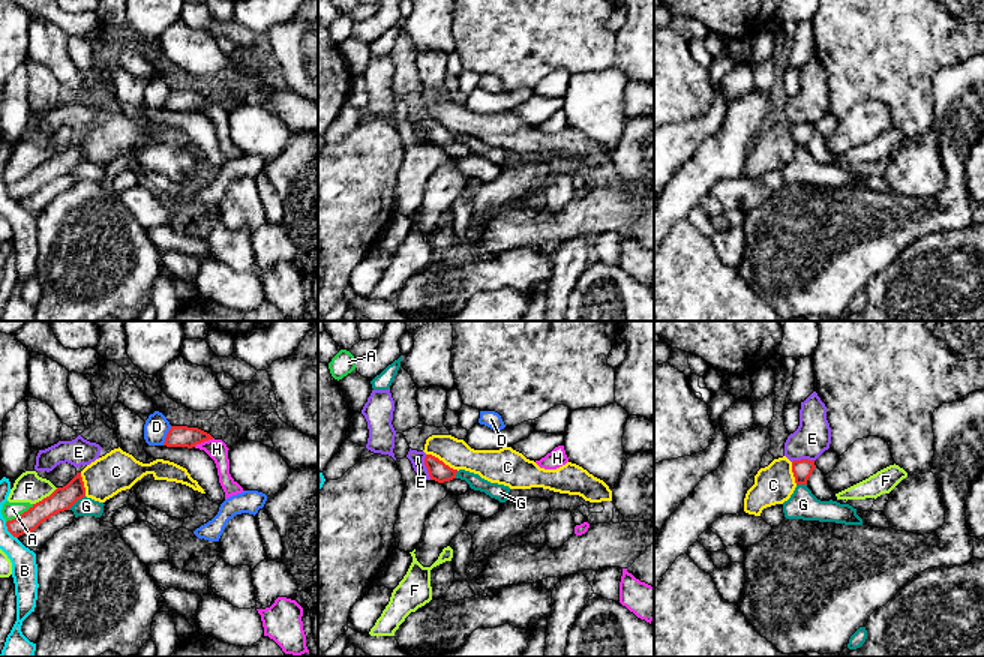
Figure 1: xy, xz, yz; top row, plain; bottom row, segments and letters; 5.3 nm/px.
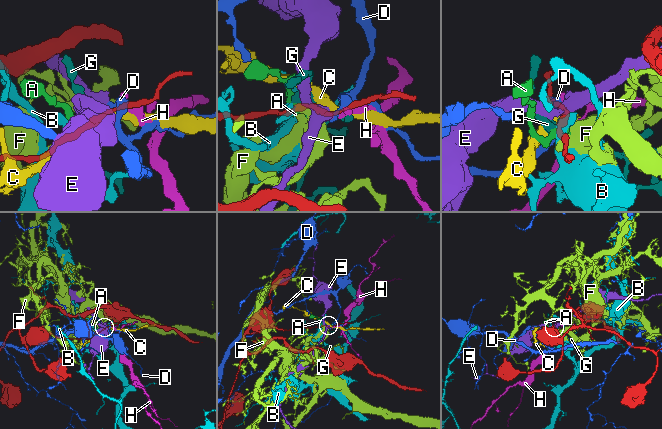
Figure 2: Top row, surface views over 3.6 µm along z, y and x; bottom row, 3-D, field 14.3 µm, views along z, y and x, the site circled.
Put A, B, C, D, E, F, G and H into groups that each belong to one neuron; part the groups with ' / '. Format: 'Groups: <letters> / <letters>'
Groups: A F / B / C / D / E / G / H

